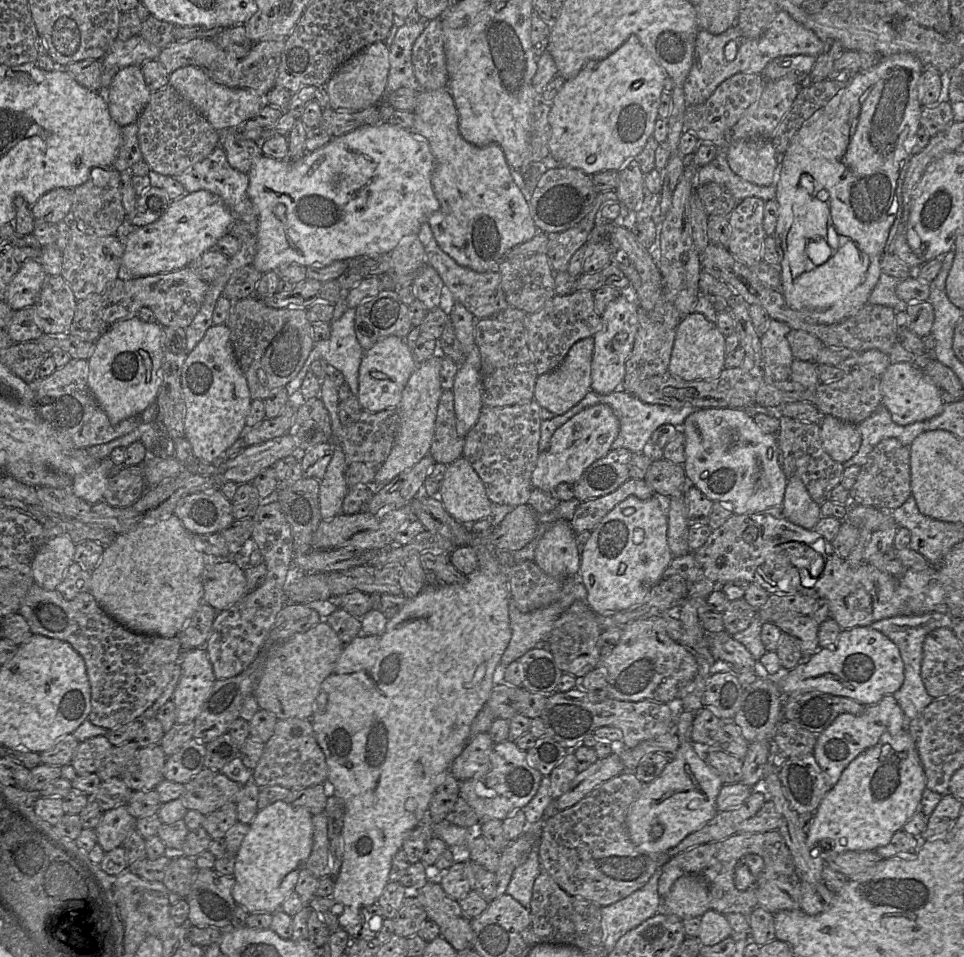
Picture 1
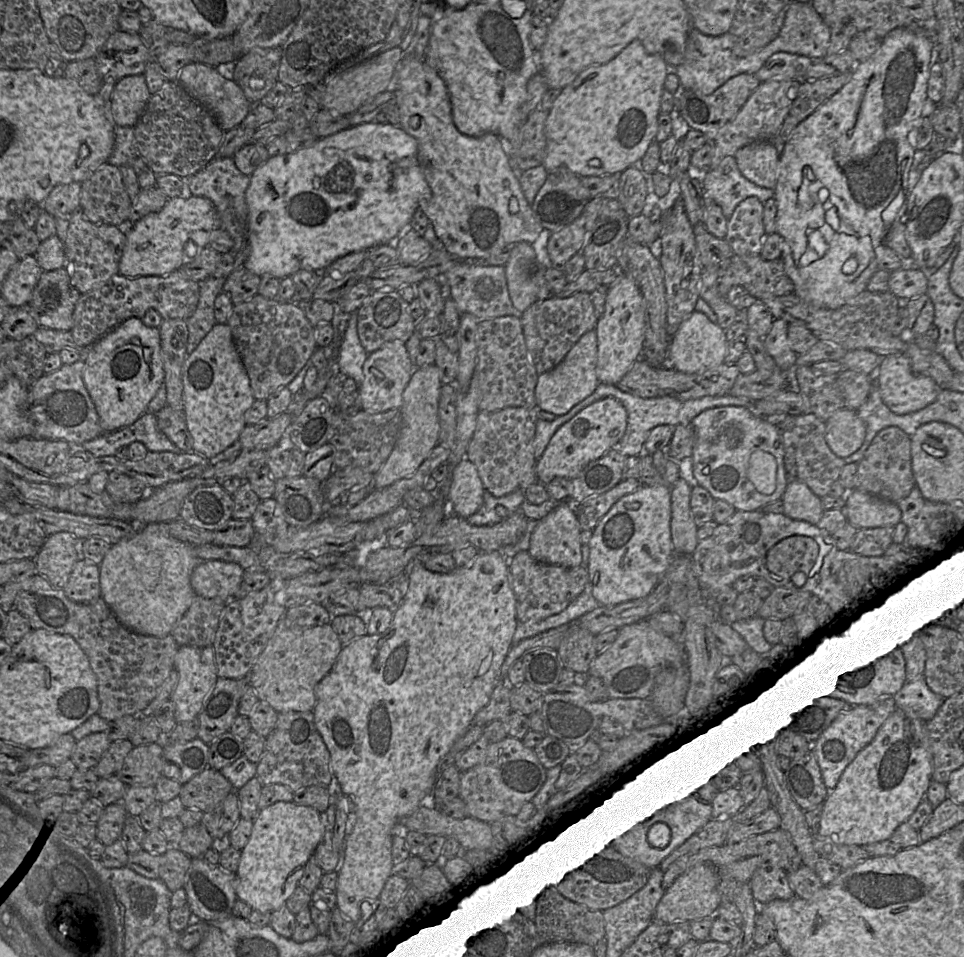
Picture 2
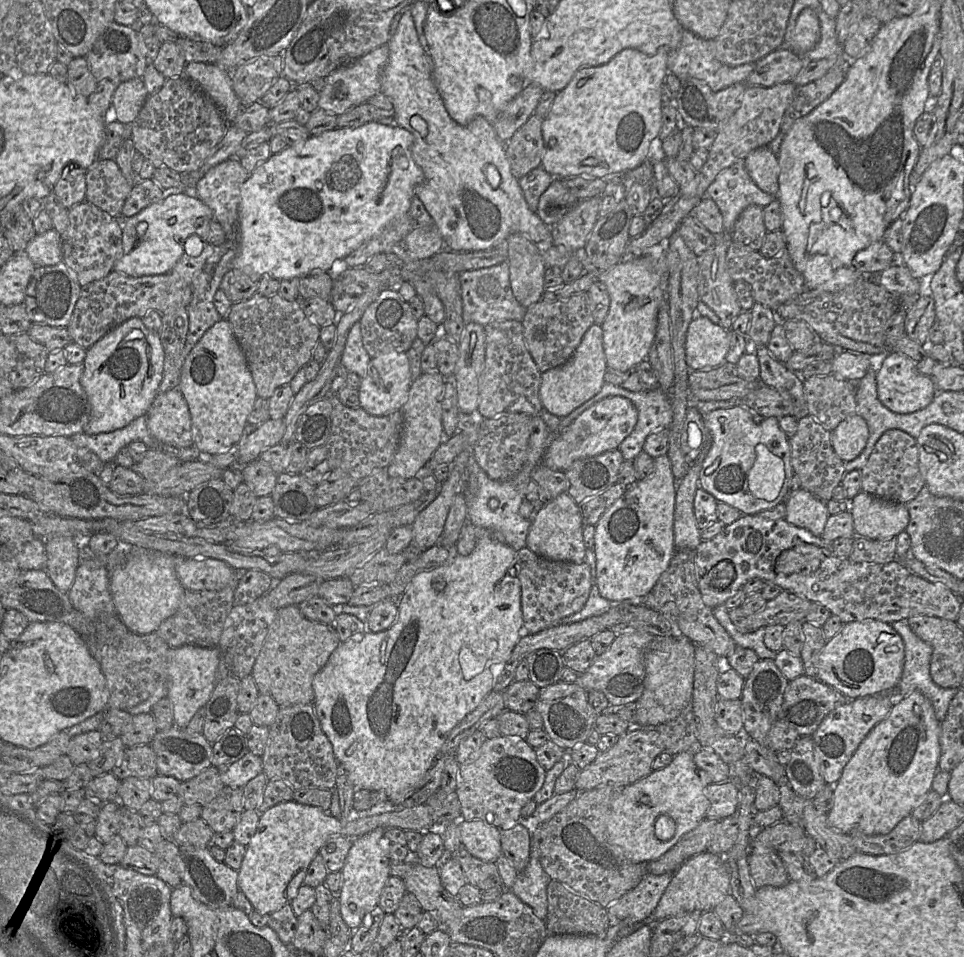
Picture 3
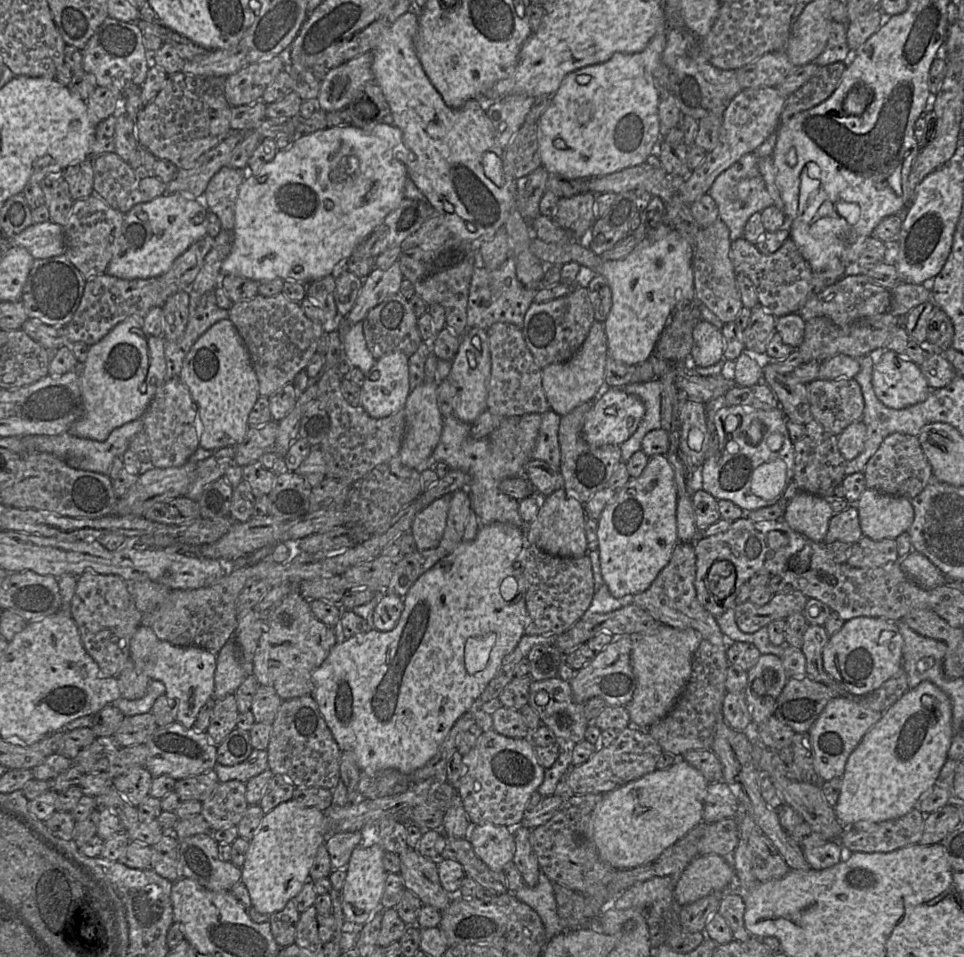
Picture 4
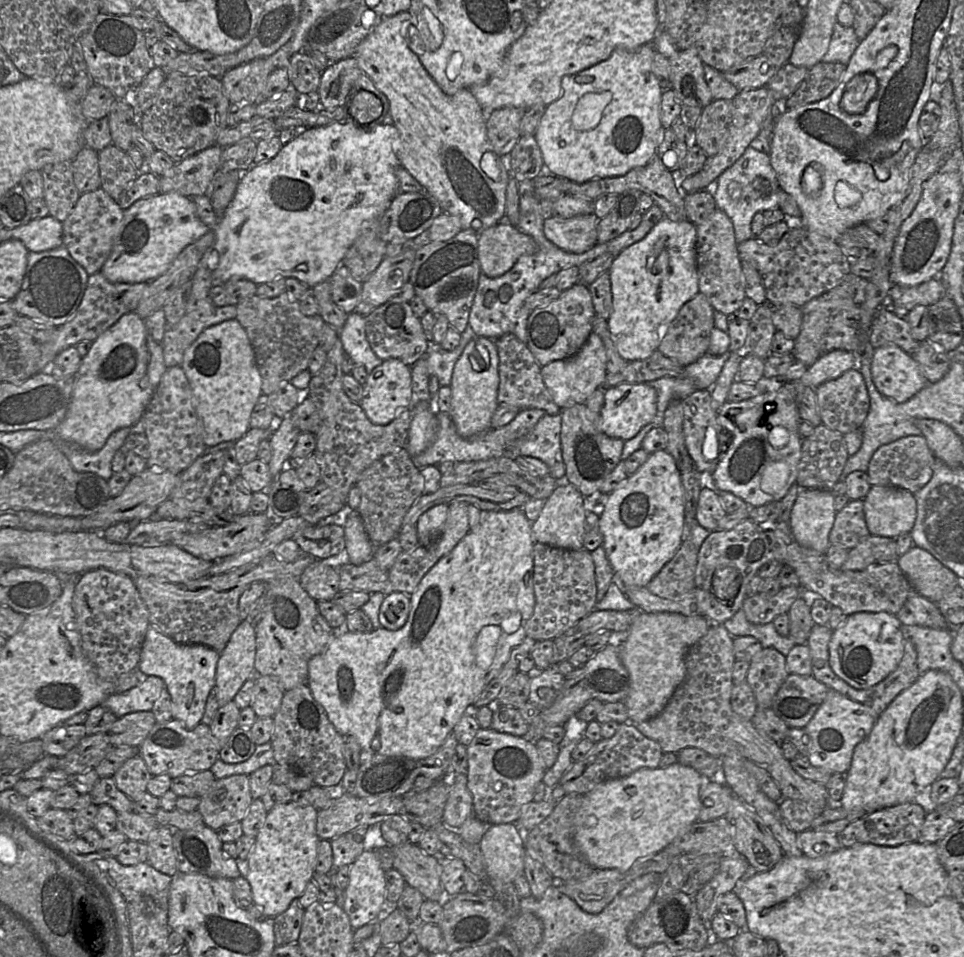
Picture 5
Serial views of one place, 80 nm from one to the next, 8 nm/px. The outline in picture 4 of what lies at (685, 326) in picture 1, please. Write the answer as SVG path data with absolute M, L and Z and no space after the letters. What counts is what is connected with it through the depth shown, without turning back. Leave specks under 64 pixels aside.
M701 319L693 329L690 363L693 367L709 367L724 358L725 339L720 329Z

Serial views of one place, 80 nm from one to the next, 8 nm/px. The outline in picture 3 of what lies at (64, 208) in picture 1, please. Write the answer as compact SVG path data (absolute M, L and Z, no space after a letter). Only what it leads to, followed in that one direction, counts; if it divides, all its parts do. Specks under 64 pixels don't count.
M70 166L54 185L52 192L66 208L71 209L86 199L86 173L85 169Z

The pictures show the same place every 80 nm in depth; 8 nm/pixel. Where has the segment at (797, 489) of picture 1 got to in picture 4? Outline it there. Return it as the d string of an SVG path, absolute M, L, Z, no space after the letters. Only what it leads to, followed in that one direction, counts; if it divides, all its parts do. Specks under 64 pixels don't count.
M800 491L787 506L784 519L793 530L823 543L833 515L829 499Z

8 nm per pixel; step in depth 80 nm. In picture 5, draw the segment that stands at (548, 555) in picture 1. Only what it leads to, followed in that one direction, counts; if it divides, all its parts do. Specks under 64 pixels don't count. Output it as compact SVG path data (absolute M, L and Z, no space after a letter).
M568 480L554 490L545 500L543 509L536 521L532 523L532 535L535 542L552 547L580 550L583 547L585 534L585 519L587 516L587 501L581 492Z

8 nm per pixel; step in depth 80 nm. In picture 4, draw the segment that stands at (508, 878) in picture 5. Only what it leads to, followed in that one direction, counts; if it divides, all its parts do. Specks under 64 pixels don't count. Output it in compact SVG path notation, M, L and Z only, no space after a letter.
M493 824L473 825L467 835L476 855L493 871L503 872L504 867L513 861L515 853L515 828Z

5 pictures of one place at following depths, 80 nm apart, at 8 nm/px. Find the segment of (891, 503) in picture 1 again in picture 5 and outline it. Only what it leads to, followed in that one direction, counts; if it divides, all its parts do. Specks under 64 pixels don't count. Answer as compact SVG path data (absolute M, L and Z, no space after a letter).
M910 435L880 446L872 455L866 474L870 485L898 487L914 494L930 481L934 463L935 456L925 437Z

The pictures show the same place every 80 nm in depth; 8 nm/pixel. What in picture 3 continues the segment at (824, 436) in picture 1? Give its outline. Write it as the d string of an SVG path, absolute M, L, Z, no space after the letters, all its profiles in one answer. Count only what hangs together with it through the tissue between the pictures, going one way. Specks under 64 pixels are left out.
M857 413L846 417L831 432L835 453L845 462L855 459L865 448L868 440L866 421Z

